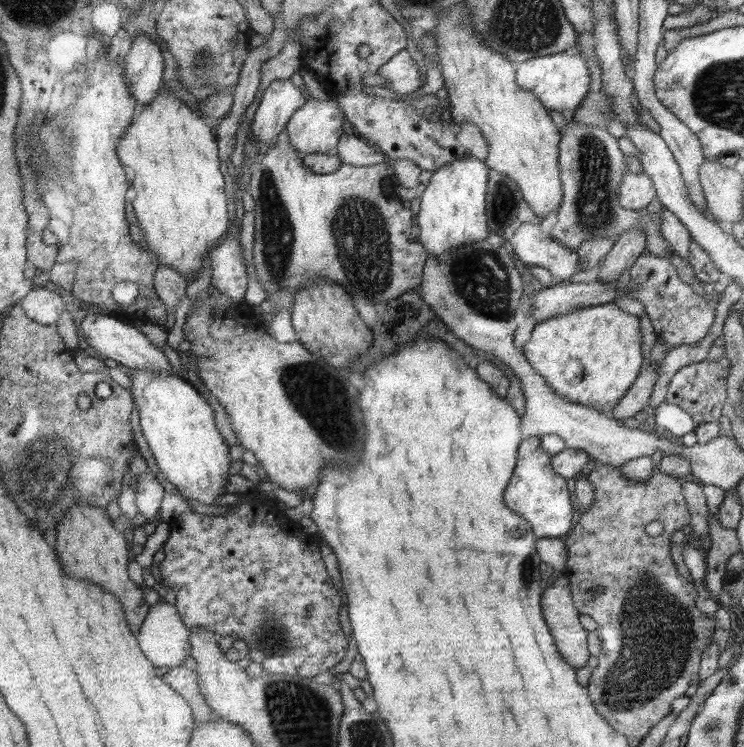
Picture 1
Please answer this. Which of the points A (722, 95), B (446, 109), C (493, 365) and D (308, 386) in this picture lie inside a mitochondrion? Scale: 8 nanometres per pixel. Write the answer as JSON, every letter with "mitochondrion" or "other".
{"A":"mitochondrion","B":"other","C":"other","D":"mitochondrion"}

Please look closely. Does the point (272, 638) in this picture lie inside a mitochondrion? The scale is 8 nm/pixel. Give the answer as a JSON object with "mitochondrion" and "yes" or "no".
{"mitochondrion":"yes"}

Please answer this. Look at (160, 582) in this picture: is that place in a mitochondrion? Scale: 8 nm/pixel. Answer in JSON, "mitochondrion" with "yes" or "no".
{"mitochondrion":"no"}

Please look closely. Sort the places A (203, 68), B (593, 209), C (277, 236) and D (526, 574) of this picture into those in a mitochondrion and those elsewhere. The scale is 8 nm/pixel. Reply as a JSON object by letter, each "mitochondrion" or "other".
{"A":"mitochondrion","B":"mitochondrion","C":"mitochondrion","D":"mitochondrion"}

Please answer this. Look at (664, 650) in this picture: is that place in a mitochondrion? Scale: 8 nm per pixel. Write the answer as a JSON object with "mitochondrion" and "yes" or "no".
{"mitochondrion":"yes"}

